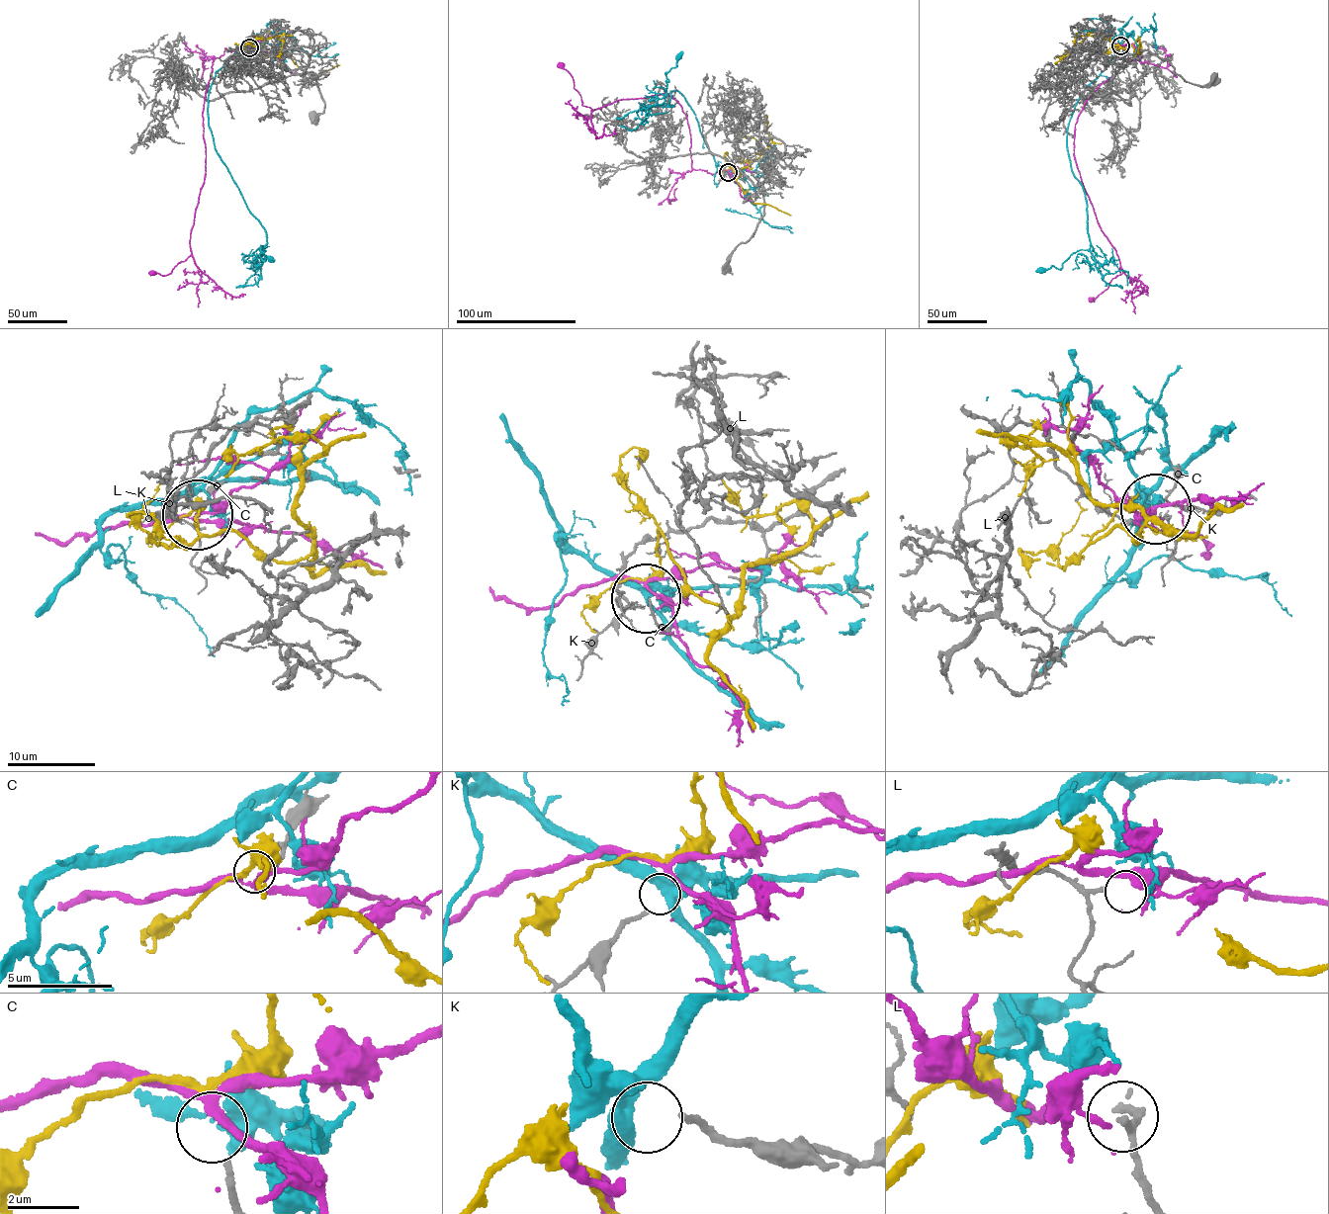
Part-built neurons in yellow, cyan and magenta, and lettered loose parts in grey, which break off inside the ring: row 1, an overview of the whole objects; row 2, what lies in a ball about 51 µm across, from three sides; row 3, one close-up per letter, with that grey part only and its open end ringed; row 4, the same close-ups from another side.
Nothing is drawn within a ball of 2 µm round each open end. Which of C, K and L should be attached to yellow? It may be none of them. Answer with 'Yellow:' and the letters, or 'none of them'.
Yellow: C

